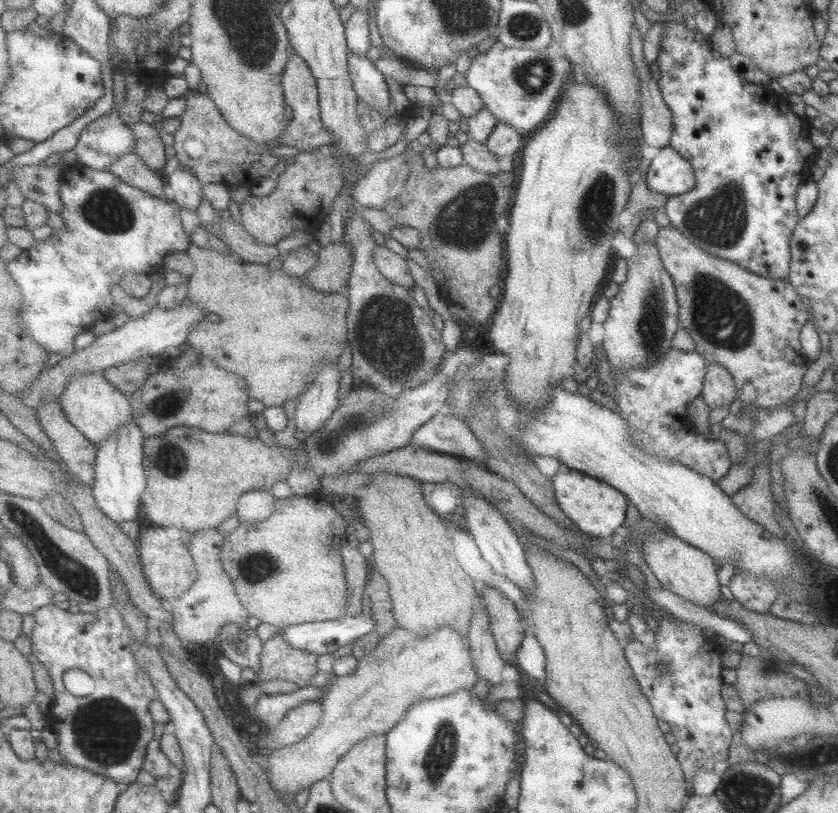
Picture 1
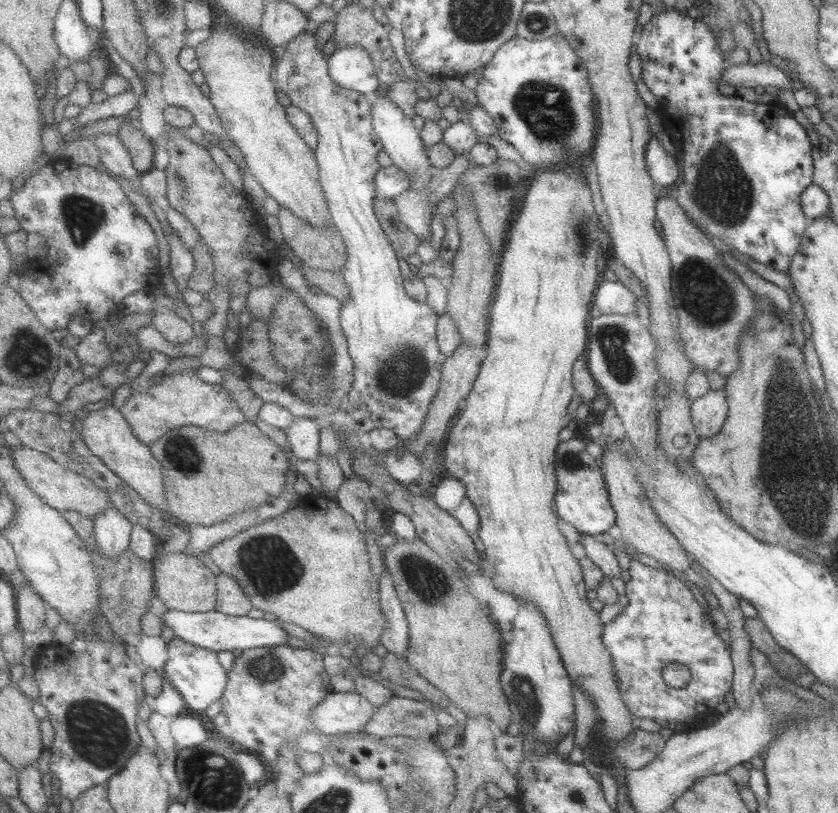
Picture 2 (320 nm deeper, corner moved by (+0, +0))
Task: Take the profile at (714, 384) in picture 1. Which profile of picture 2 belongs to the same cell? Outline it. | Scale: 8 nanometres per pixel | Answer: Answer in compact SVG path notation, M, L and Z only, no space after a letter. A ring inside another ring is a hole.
M722 389L709 390L705 396L690 401L690 415L694 430L700 438L719 433L727 416L727 403Z

